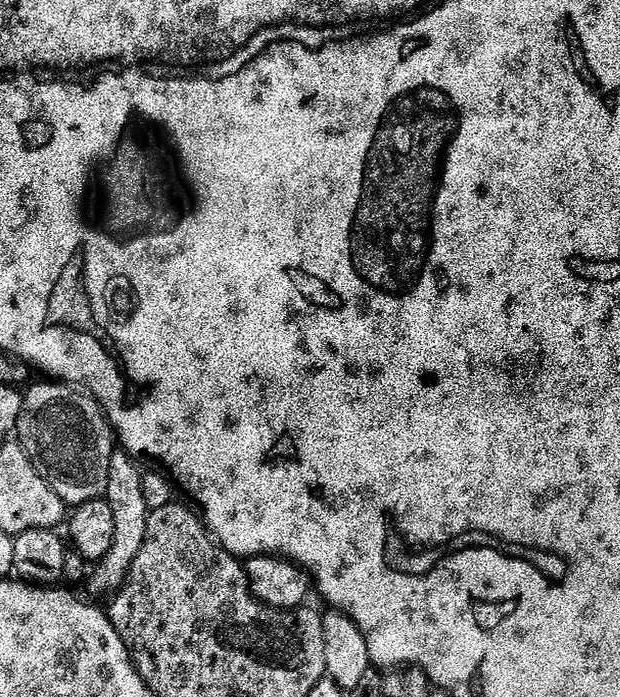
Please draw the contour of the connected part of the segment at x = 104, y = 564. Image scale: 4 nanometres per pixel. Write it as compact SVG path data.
M116 450L112 457L107 457L102 496L108 501L109 512L113 515L113 542L107 554L95 565L96 573L93 574L92 581L88 584L92 592L115 593L123 584L134 558L138 556L138 550L142 550L150 509L144 502L144 480L139 470L136 469L136 464L137 461L123 450Z

